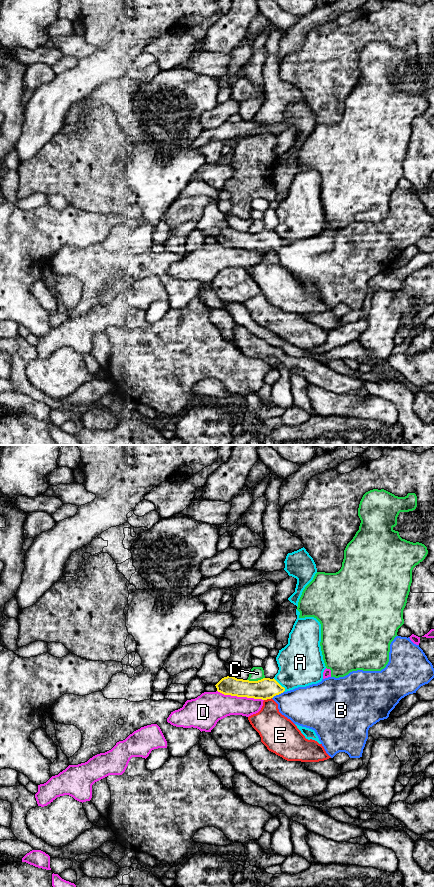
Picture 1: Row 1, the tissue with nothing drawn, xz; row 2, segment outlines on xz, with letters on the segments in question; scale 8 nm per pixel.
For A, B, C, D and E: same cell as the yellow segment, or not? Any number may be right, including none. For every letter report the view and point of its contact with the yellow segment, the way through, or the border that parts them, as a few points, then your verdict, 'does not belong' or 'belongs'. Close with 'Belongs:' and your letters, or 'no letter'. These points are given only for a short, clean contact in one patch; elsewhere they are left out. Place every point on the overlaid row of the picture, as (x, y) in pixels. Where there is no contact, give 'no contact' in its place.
A: xz (279, 684) | along xz (273, 678), (284, 688), (284, 691) | does not belong
B: xz (277, 694) | across xz (266, 688), (271, 688), (277, 694), (290, 704), (305, 706) | belongs
C: xz (255, 681) | along xz (264, 677), (258, 680), (247, 680) | does not belong
D: xz (240, 696) | does not belong
E: xz (267, 698) | does not belong
Belongs: B

